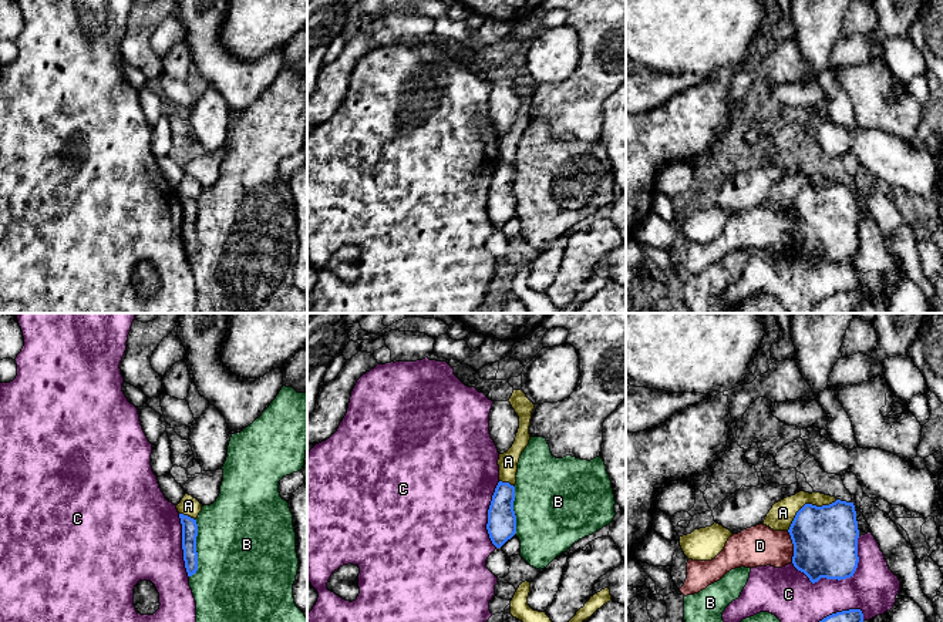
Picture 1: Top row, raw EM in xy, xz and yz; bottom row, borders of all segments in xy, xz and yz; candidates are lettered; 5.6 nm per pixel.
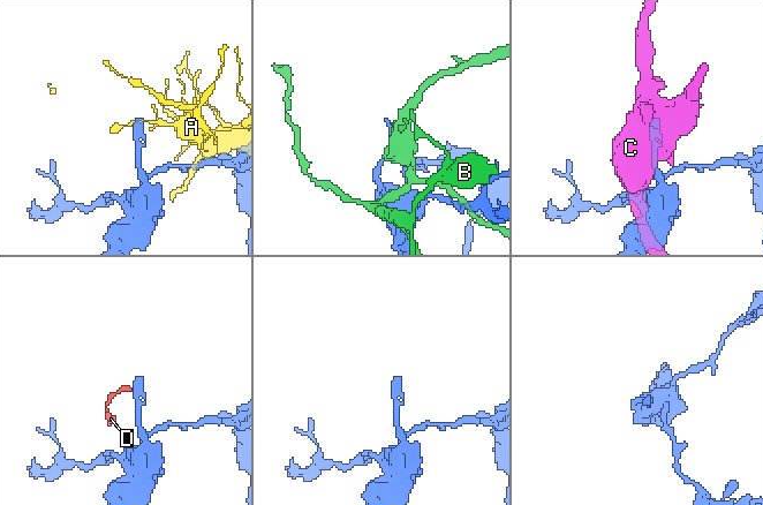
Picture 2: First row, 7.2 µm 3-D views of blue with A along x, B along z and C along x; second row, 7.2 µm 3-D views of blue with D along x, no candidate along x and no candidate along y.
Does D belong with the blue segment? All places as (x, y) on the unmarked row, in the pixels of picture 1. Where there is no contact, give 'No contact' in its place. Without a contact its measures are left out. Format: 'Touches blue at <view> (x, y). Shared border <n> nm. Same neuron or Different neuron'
Touches blue at yz (794, 228). Shared border 180 nm. Different neuron

